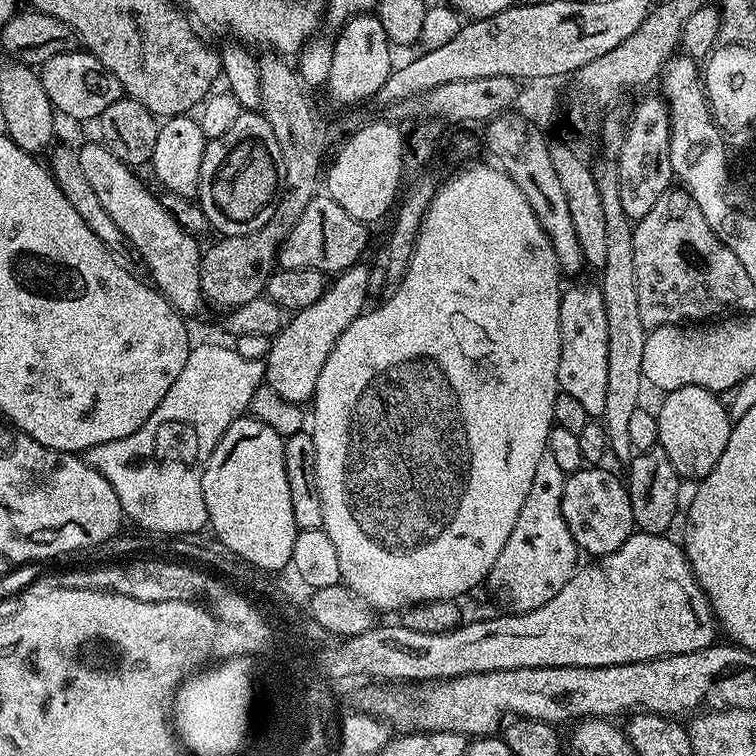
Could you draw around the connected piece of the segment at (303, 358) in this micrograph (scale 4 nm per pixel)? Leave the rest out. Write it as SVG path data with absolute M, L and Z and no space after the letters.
M359 262L352 268L339 273L329 283L328 288L306 310L298 310L287 317L286 323L271 341L268 355L264 360L264 378L267 387L273 388L286 402L304 406L316 395L318 378L322 374L322 366L326 366L326 358L330 358L330 350L338 342L338 338L365 311L364 303L370 299L368 291L369 265Z

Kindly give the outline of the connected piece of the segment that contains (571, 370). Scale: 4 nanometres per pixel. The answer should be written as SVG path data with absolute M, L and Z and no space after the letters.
M572 282L572 285L565 287L560 294L560 357L558 358L558 388L559 391L571 394L574 399L579 402L586 414L590 418L603 417L606 410L606 350L608 349L608 331L606 330L606 302L604 295L600 289L599 283L592 282L592 284L576 284L580 282Z

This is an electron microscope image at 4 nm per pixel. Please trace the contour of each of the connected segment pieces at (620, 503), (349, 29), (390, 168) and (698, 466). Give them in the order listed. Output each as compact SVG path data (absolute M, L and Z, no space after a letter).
M585 466L579 468L577 472L569 472L565 475L565 488L562 490L562 516L565 518L566 526L569 527L570 534L573 535L574 542L577 544L579 551L586 554L589 552L589 557L599 558L610 554L614 550L618 550L628 539L631 538L634 529L636 528L636 523L634 522L634 510L630 510L630 494L628 493L627 483L623 479L620 480L612 472L607 472L607 467L604 466Z
M361 14L352 17L339 32L340 37L332 44L332 65L327 87L332 88L332 96L340 104L356 104L359 100L371 101L394 69L391 52L393 49L386 30L382 30L379 16Z
M376 120L373 124L361 123L360 129L345 140L348 141L337 150L332 165L327 165L326 192L350 217L372 226L375 220L393 211L401 195L400 179L406 173L406 136L394 125Z
M683 384L663 399L656 412L659 447L666 450L680 477L685 481L699 482L714 470L714 466L718 466L718 458L722 458L726 442L730 442L734 421L729 416L729 409L722 406L717 393L693 384Z

